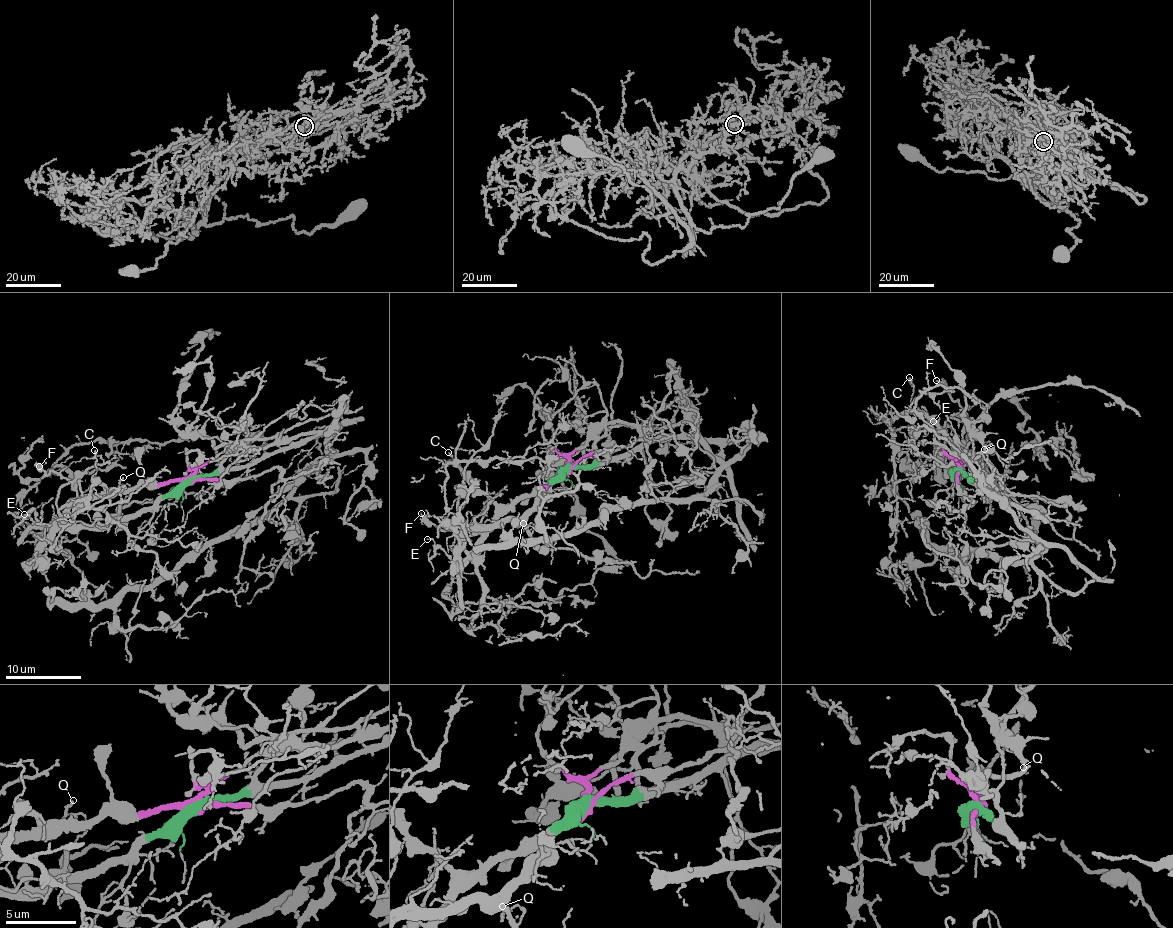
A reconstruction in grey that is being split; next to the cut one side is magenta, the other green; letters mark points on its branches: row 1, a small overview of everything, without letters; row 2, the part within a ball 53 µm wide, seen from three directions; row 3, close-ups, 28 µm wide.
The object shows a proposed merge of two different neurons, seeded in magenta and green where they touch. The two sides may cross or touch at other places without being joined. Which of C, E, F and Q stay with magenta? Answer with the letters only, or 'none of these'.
C, E, F

